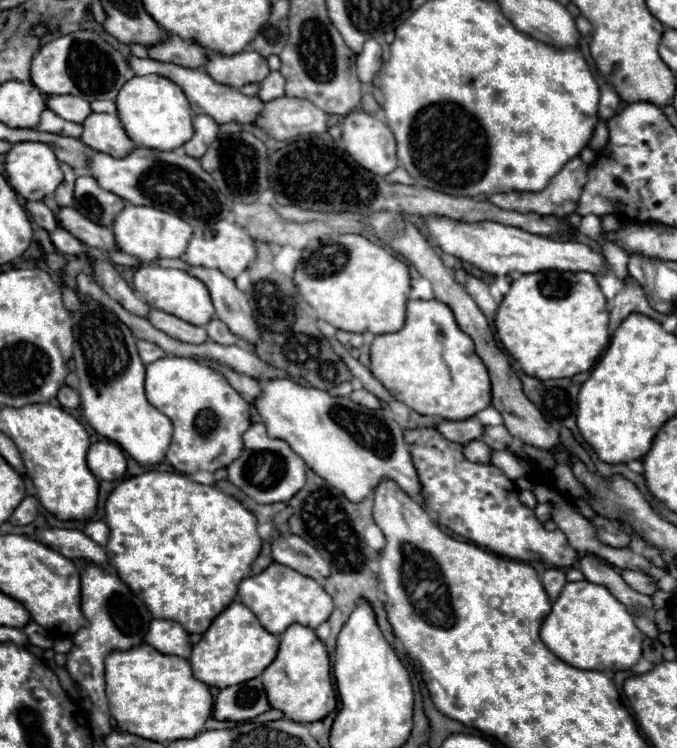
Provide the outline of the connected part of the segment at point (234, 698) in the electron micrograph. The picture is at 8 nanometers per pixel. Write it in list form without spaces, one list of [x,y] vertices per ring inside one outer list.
[[[260,677],[240,685],[226,687],[218,693],[214,703],[214,719],[218,721],[250,721],[270,709]]]

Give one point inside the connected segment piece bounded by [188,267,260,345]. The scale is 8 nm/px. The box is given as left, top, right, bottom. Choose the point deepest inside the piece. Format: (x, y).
(232, 307)

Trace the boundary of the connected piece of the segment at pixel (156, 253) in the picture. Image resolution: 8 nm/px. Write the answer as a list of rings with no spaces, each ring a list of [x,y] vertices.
[[[126,205],[124,211],[116,217],[114,225],[116,245],[120,251],[138,257],[142,263],[152,263],[156,259],[176,259],[186,253],[188,241],[192,237],[192,227],[184,223],[178,215],[154,209],[154,207],[138,207],[138,205]]]

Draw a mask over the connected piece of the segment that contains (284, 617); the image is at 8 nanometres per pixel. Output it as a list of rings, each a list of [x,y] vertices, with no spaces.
[[[280,563],[268,565],[260,575],[246,577],[238,587],[238,597],[258,617],[262,627],[274,635],[280,635],[292,623],[316,629],[330,617],[334,609],[332,597],[324,591],[324,587],[316,579],[300,575],[298,571],[284,567]]]

